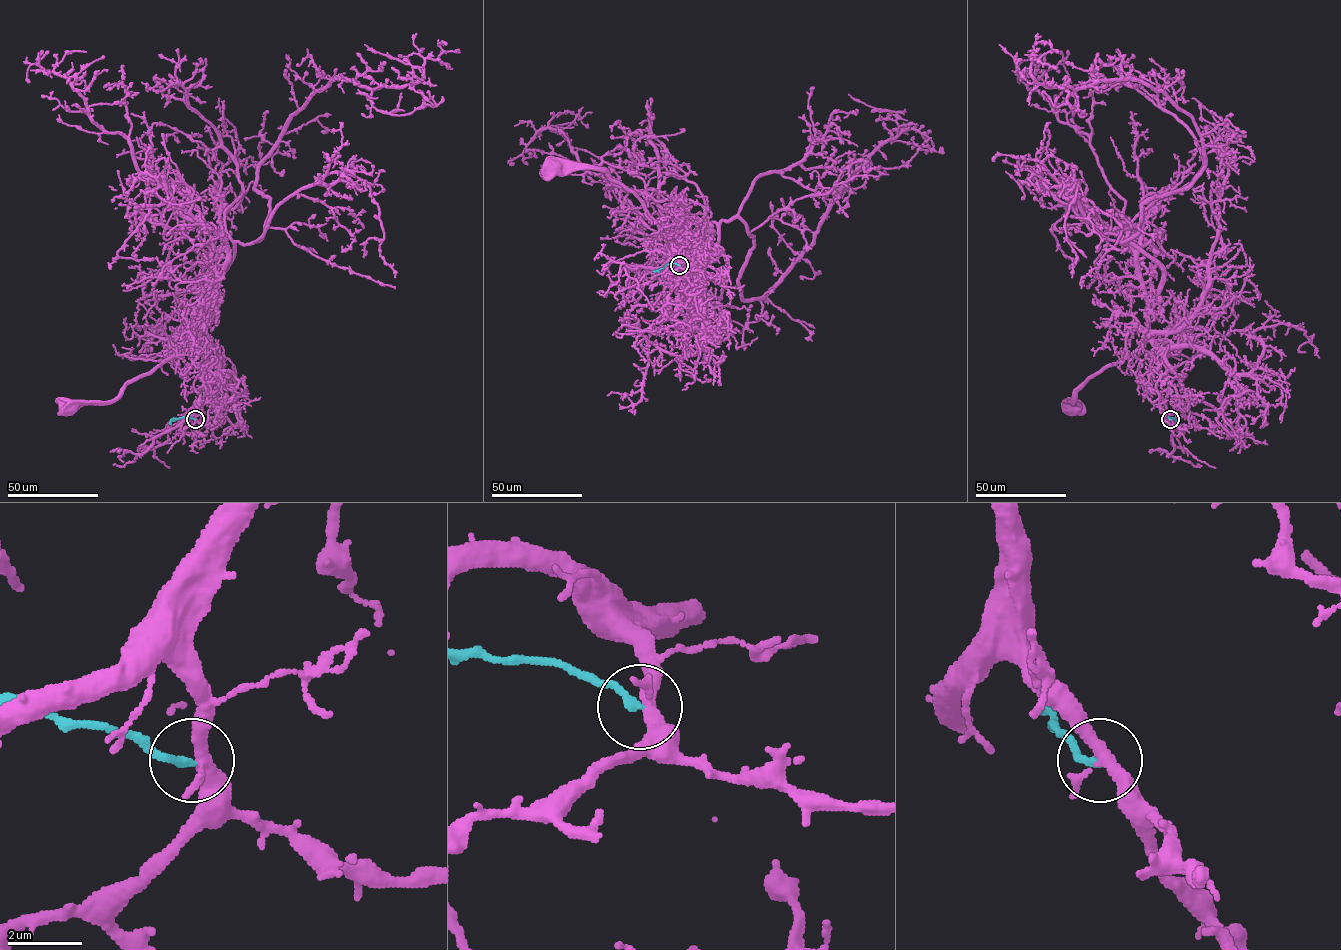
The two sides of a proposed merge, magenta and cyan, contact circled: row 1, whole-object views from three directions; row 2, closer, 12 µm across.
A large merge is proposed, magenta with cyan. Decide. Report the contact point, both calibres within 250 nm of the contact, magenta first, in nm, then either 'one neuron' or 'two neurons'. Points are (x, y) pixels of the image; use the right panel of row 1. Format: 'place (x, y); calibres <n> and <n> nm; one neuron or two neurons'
place (1170, 419); calibres 320 and 240 nm; two neurons

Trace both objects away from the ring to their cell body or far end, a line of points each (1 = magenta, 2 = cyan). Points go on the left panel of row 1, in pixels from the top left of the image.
1: (195, 419), (199, 391), (208, 380), (208, 364), (189, 341), (149, 373), (130, 381), (112, 400), (69, 406)
2: (195, 419), (172, 418), (170, 424)

